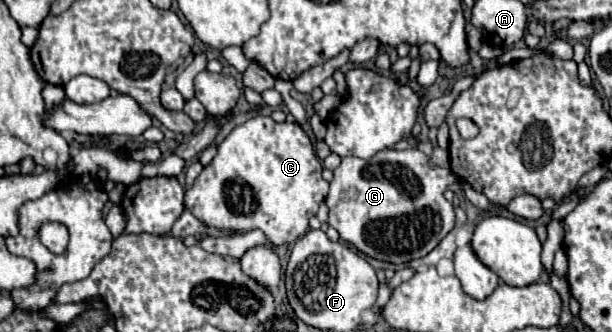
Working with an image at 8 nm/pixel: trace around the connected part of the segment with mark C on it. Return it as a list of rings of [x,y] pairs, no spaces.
[[[254,116],[242,126],[236,126],[224,142],[218,146],[216,156],[194,184],[184,194],[186,208],[208,226],[216,228],[234,228],[242,234],[260,228],[274,246],[290,244],[296,238],[304,236],[310,226],[308,220],[318,212],[320,202],[324,202],[328,192],[328,182],[322,178],[322,164],[314,156],[314,148],[306,132],[294,122],[274,122],[270,116]]]

